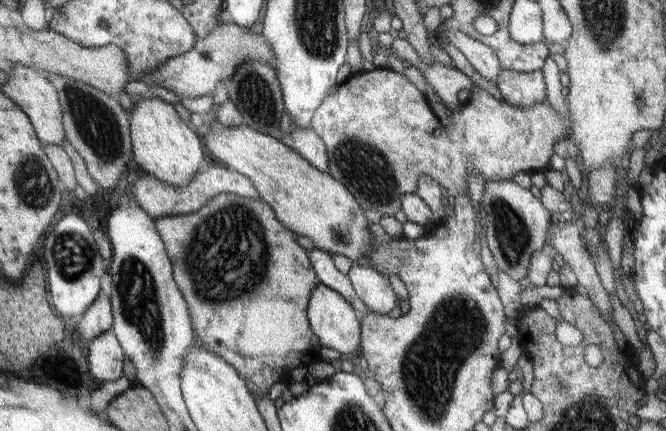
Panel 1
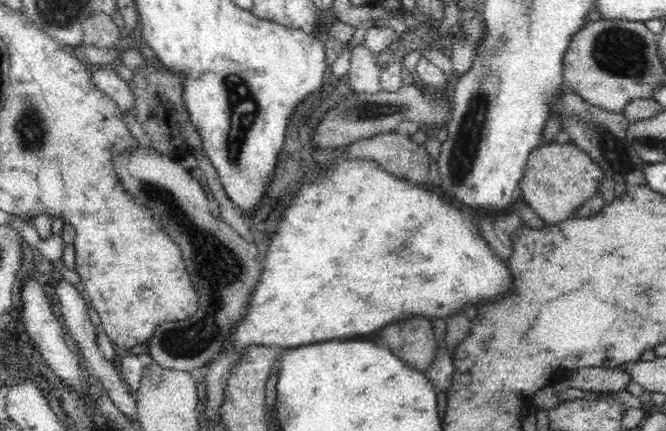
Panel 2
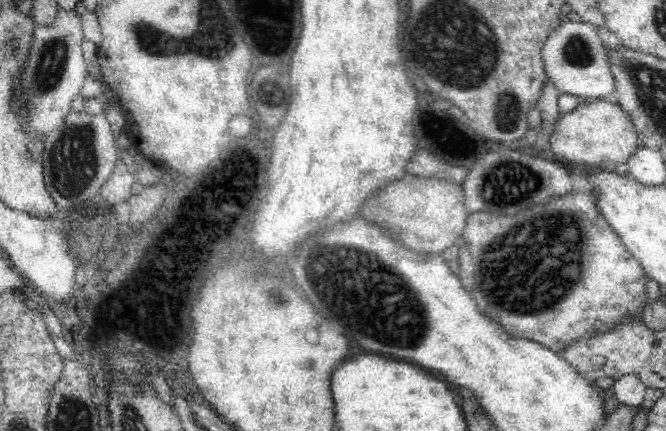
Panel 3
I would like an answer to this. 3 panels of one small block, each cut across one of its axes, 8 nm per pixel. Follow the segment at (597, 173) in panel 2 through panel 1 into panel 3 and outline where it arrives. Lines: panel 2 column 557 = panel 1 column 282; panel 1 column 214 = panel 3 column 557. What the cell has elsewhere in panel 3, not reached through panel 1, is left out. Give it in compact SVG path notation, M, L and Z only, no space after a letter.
M595 99L561 114L549 135L550 158L561 165L614 168L624 164L636 152L638 135L628 115L614 99Z

